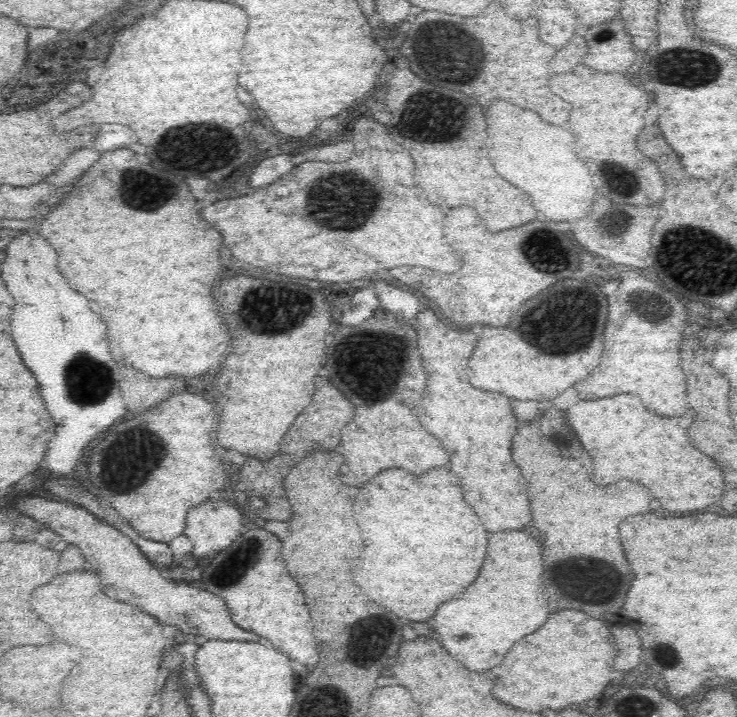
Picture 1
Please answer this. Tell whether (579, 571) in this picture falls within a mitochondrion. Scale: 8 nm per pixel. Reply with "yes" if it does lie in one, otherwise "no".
no

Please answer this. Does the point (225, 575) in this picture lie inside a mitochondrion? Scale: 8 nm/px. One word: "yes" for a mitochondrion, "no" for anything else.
yes

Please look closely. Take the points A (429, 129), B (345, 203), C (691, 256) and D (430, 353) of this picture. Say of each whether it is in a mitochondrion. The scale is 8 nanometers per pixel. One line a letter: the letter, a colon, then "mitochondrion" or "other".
A: mitochondrion
B: mitochondrion
C: mitochondrion
D: other

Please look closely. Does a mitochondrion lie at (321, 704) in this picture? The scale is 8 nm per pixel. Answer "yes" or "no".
yes

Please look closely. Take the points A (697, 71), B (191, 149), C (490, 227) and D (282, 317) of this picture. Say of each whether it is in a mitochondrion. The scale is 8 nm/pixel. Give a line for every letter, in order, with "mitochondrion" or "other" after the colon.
A: mitochondrion
B: mitochondrion
C: other
D: mitochondrion

